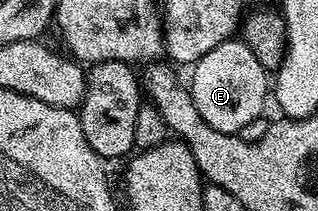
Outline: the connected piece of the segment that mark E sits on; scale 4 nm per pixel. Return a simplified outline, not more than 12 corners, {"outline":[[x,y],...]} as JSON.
{"outline":[[243,40],[214,46],[191,72],[214,130],[265,115],[270,76]]}

